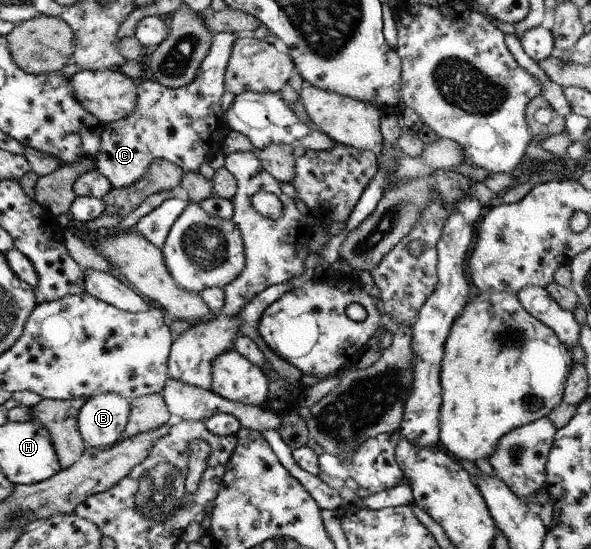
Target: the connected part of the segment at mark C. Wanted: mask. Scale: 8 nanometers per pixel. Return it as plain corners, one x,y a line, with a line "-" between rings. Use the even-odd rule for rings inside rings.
230,31
213,34
212,45
196,77
184,87
167,88
148,76
138,82
136,111
126,119
105,124
100,135
100,153
94,159
96,169
114,188
136,183
154,159
166,159
183,171
198,172
201,163
214,157
230,131
222,111
222,95
234,41
236,34

